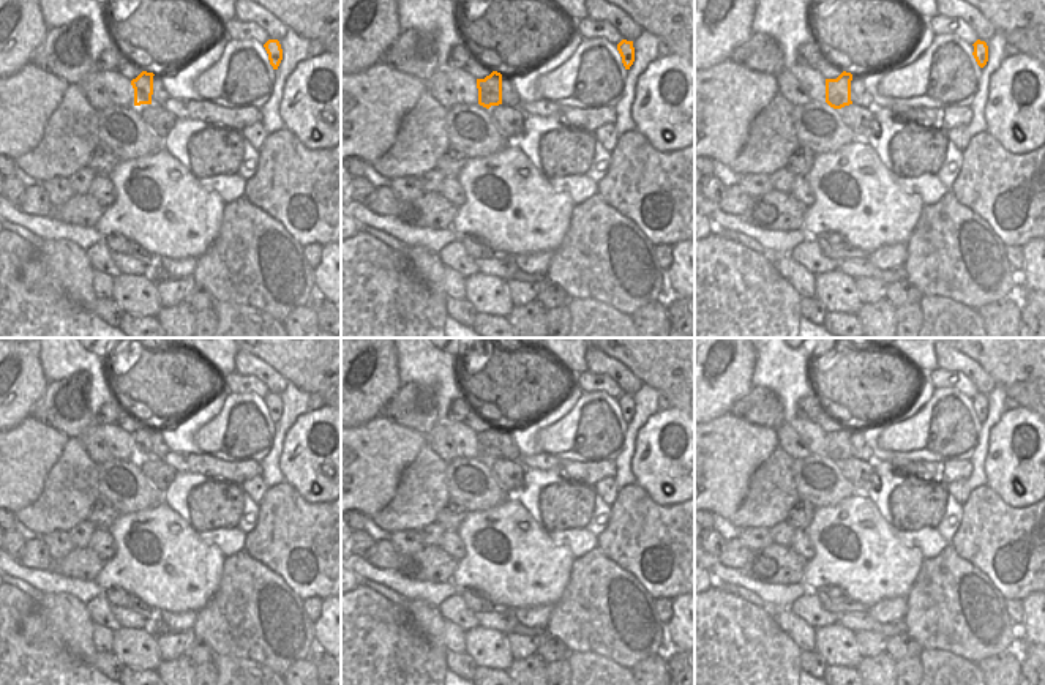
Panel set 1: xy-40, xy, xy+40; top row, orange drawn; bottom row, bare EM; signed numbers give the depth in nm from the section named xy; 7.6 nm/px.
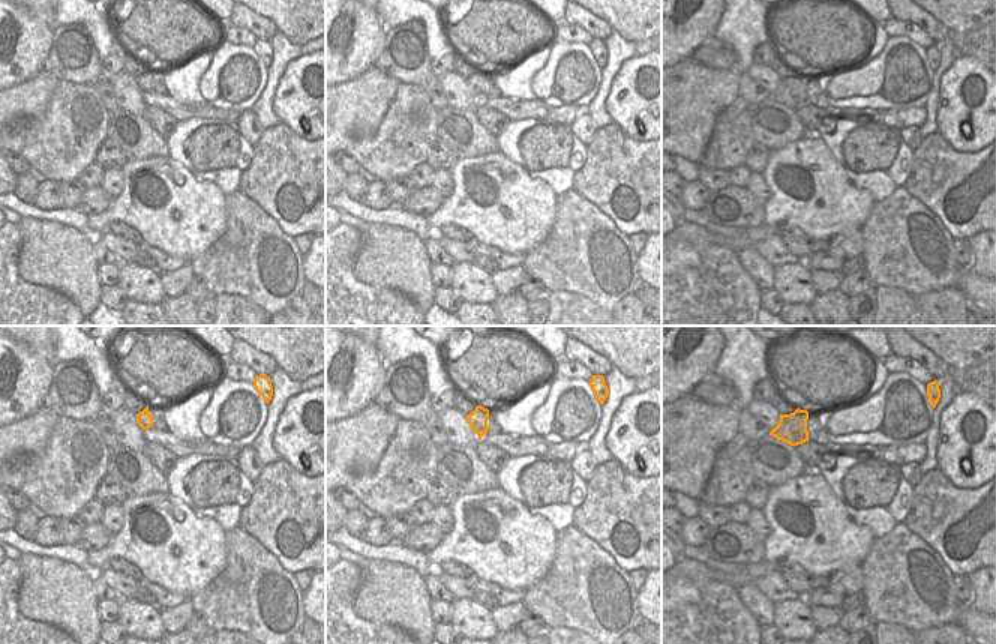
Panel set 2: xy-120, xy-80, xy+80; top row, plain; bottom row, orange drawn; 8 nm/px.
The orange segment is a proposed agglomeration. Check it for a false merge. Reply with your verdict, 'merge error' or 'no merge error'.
no merge error

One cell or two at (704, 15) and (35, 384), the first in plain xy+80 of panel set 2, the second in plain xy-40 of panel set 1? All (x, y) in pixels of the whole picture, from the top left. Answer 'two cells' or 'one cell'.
one cell

